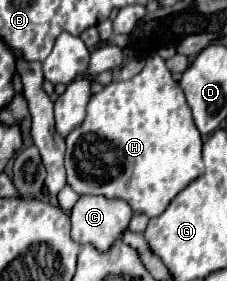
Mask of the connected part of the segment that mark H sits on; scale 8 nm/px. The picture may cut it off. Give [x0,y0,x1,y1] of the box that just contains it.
[66,53,204,217]

